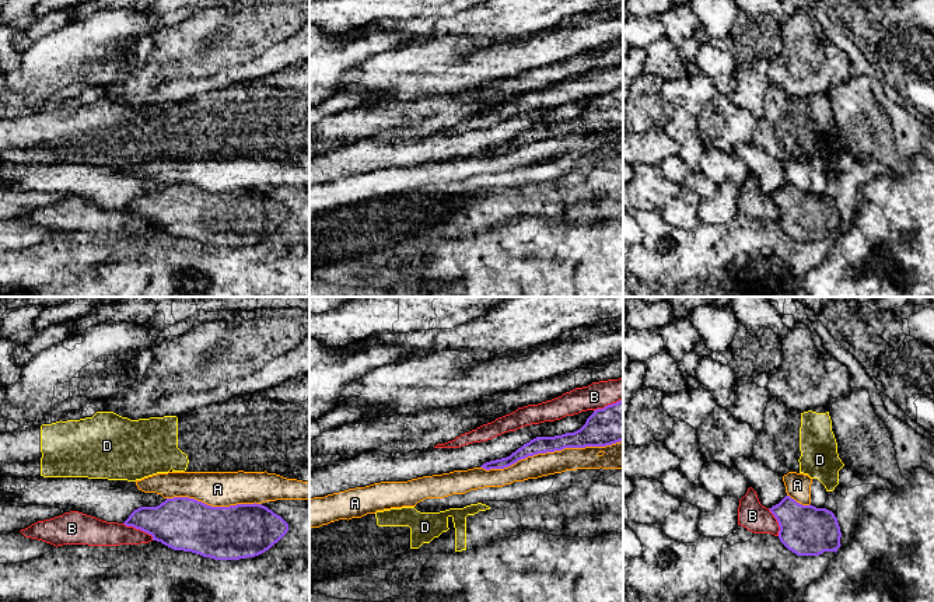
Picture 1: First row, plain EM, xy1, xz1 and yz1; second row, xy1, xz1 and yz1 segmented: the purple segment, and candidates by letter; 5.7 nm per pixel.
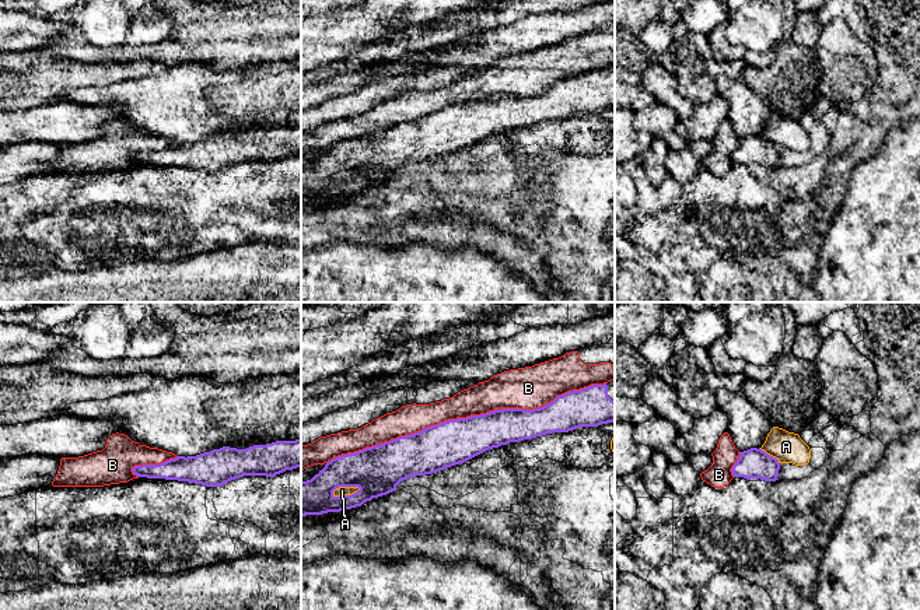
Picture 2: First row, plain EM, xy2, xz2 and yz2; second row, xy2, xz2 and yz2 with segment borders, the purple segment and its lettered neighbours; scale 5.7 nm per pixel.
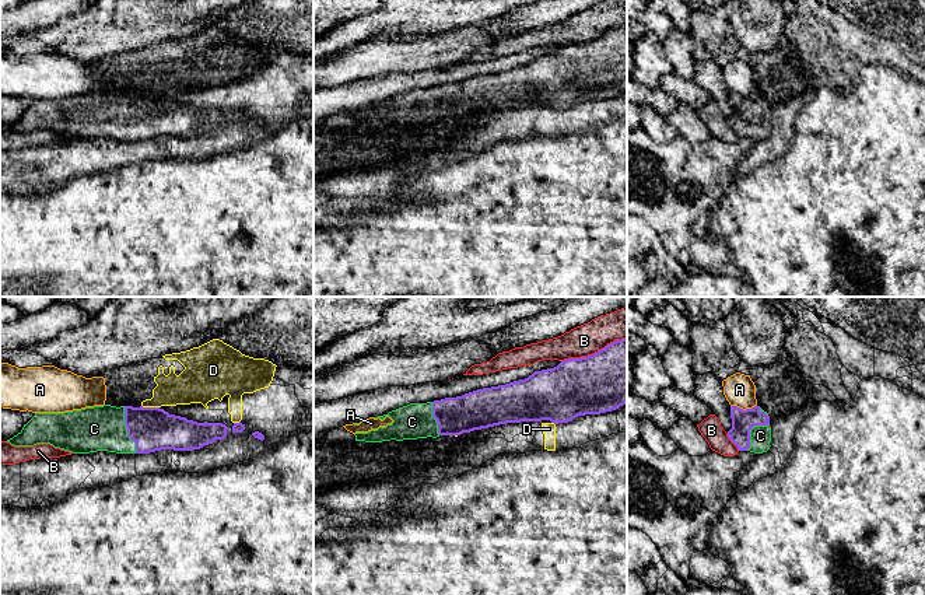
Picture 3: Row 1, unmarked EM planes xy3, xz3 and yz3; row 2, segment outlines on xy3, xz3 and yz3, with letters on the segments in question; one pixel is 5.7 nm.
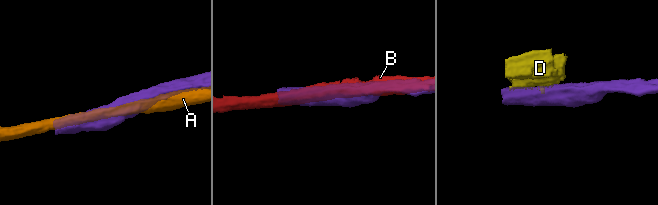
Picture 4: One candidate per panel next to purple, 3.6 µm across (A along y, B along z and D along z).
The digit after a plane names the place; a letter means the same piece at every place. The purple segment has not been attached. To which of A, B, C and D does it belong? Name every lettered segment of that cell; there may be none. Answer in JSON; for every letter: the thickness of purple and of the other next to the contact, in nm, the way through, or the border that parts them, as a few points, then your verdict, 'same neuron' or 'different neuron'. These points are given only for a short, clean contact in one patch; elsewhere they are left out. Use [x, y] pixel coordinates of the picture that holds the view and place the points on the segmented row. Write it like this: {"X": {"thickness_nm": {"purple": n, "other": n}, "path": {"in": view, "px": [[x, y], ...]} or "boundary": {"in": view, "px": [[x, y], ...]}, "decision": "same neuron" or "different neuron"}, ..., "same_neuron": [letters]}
{"A": {"thickness_nm": {"purple": 140, "other": 130}, "decision": "different neuron"}, "B": {"thickness_nm": {"purple": 260, "other": 190}, "decision": "different neuron"}, "C": {"thickness_nm": {"purple": 260, "other": 260}, "path": {"in": "xy3", "px": [[153, 429], [128, 430], [94, 429]]}, "decision": "same neuron"}, "D": {"thickness_nm": {"purple": 260, "other": 180}, "decision": "different neuron"}, "same_neuron": ["C"]}

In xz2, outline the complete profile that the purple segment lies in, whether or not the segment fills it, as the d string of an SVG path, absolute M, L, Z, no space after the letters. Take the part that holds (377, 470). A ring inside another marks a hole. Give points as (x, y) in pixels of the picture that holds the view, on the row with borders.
M615 379L604 385L567 392L549 404L534 409L503 409L480 416L456 418L427 427L363 451L337 456L311 480L301 481L301 516L340 512L396 491L396 485L416 476L437 473L464 463L489 449L580 427L598 427L615 421ZM339 487L358 487L351 495L335 497Z

